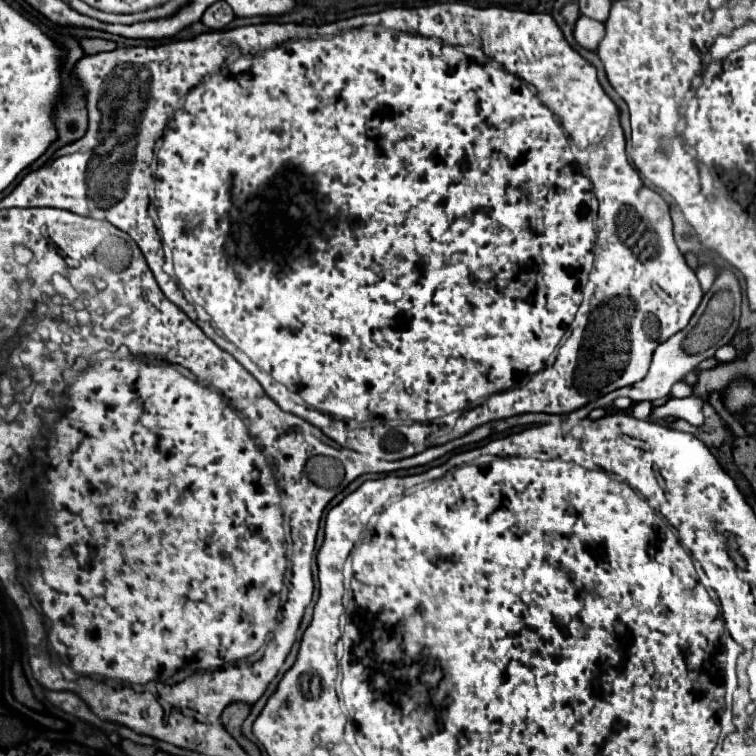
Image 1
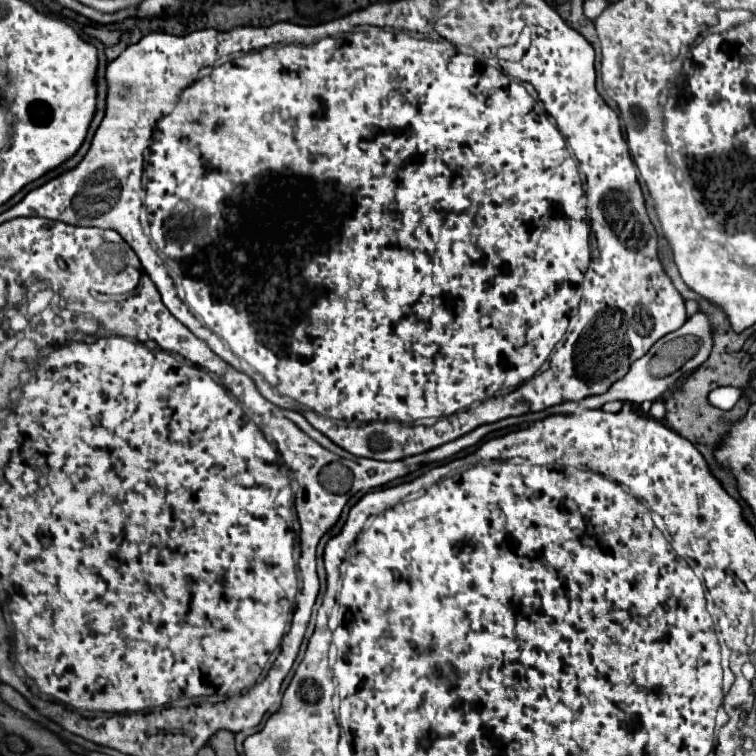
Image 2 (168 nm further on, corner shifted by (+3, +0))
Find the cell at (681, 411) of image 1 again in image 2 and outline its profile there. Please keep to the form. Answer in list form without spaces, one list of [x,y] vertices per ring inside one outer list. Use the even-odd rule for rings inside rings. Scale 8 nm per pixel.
[[[724,386],[724,388],[716,388],[714,392],[710,392],[708,400],[710,400],[710,404],[714,404],[714,406],[718,406],[722,410],[730,410],[736,404],[736,400],[740,398],[740,394],[742,394],[740,388]]]

